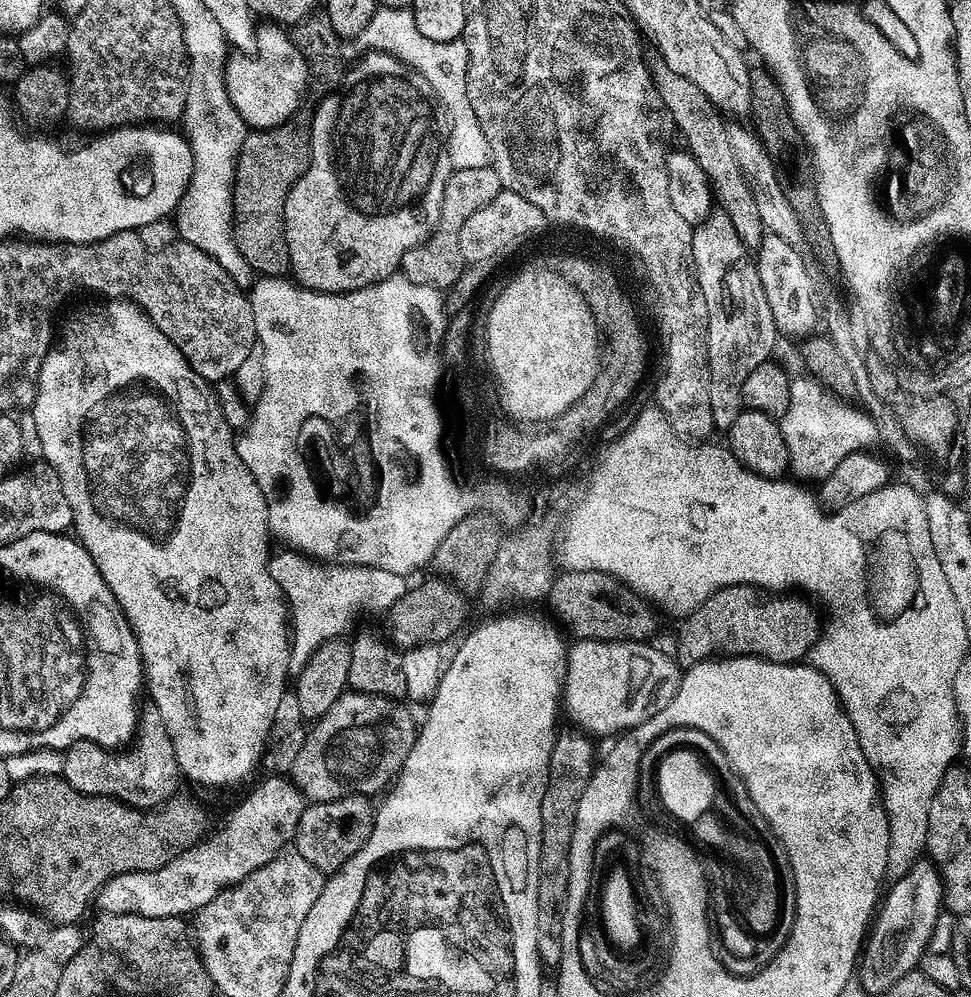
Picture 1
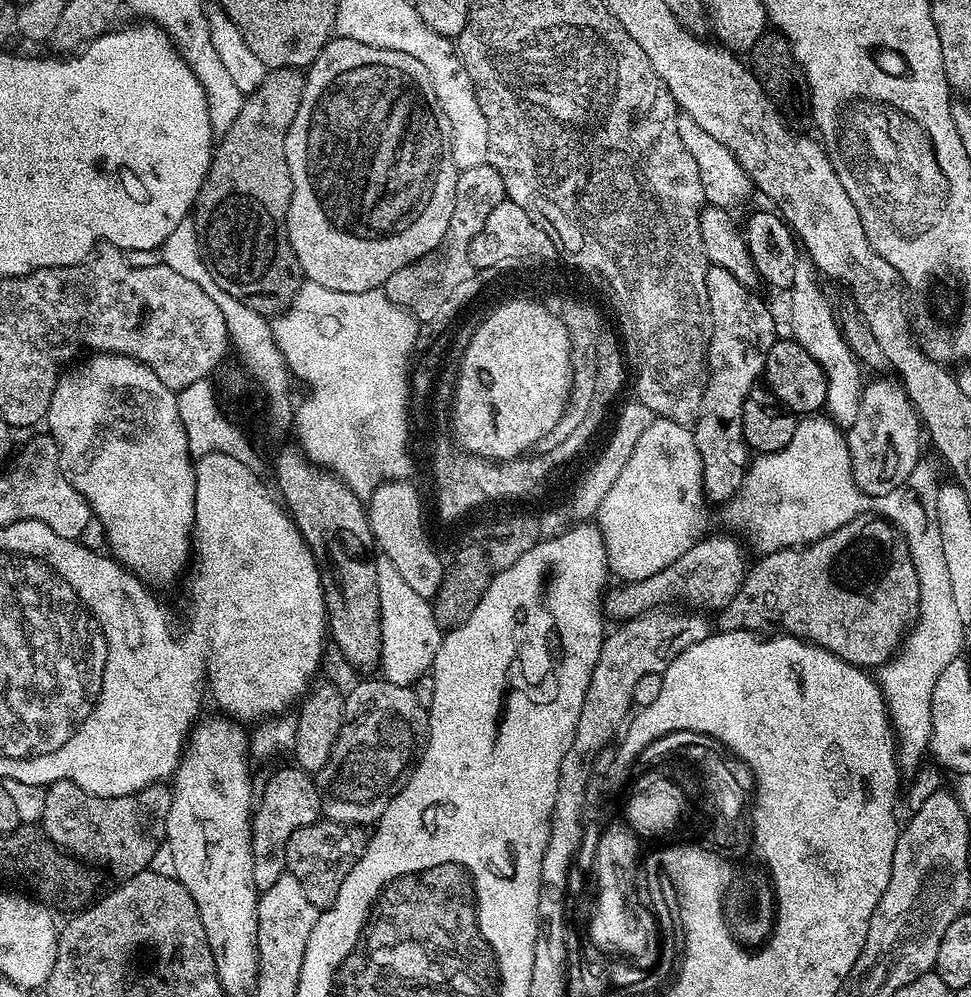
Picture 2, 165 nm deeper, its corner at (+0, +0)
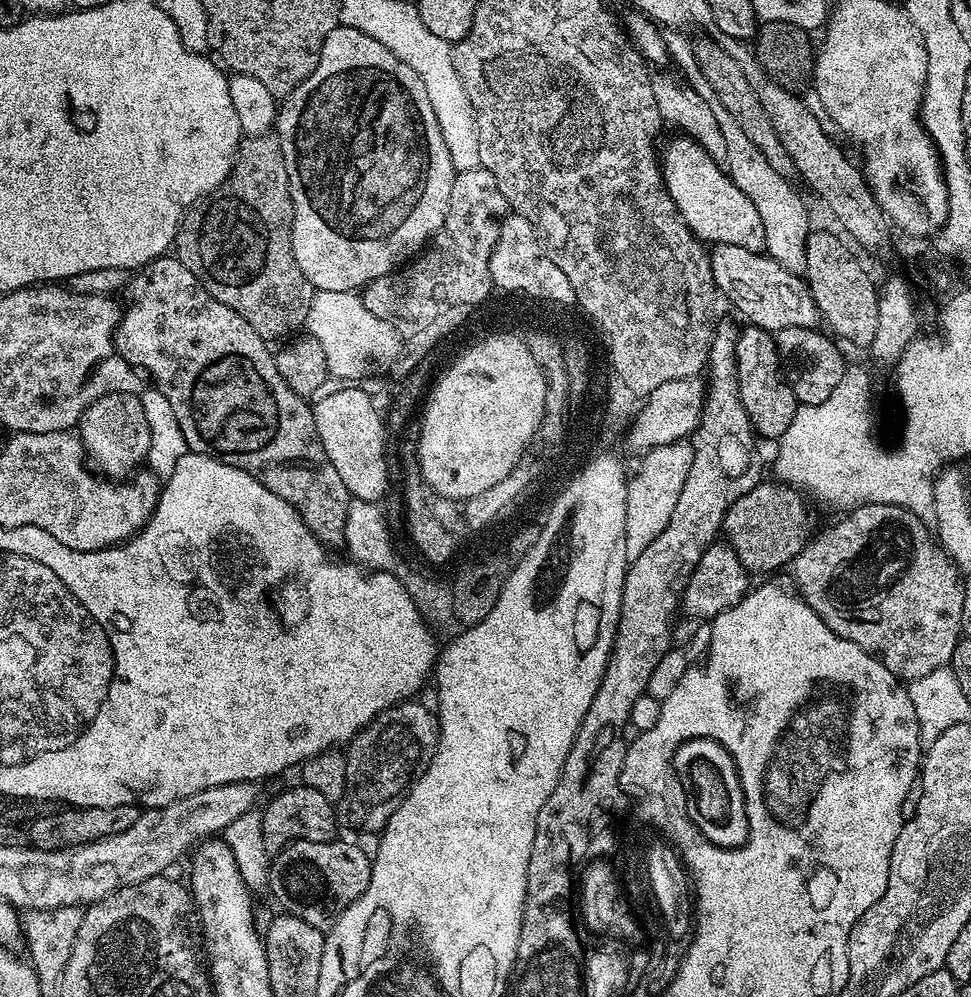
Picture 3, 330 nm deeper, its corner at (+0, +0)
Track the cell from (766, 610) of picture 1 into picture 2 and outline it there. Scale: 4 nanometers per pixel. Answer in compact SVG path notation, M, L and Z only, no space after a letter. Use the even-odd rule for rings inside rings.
M879 514L856 516L850 522L843 524L838 530L834 530L828 536L823 536L821 540L815 540L812 544L805 544L803 547L799 548L783 548L777 552L769 552L761 555L759 558L761 560L758 561L757 564L753 563L751 567L749 567L742 586L738 586L738 594L734 594L734 598L730 598L730 602L725 608L719 609L719 631L795 636L797 640L806 640L810 644L816 644L818 647L834 653L836 656L839 656L840 659L846 661L847 664L855 664L865 670L870 670L881 662L892 659L892 657L896 655L920 607L918 574L914 570L914 562L912 561L912 555L908 549L906 538L891 520L886 520ZM816 568L824 568L824 584L816 577Z

